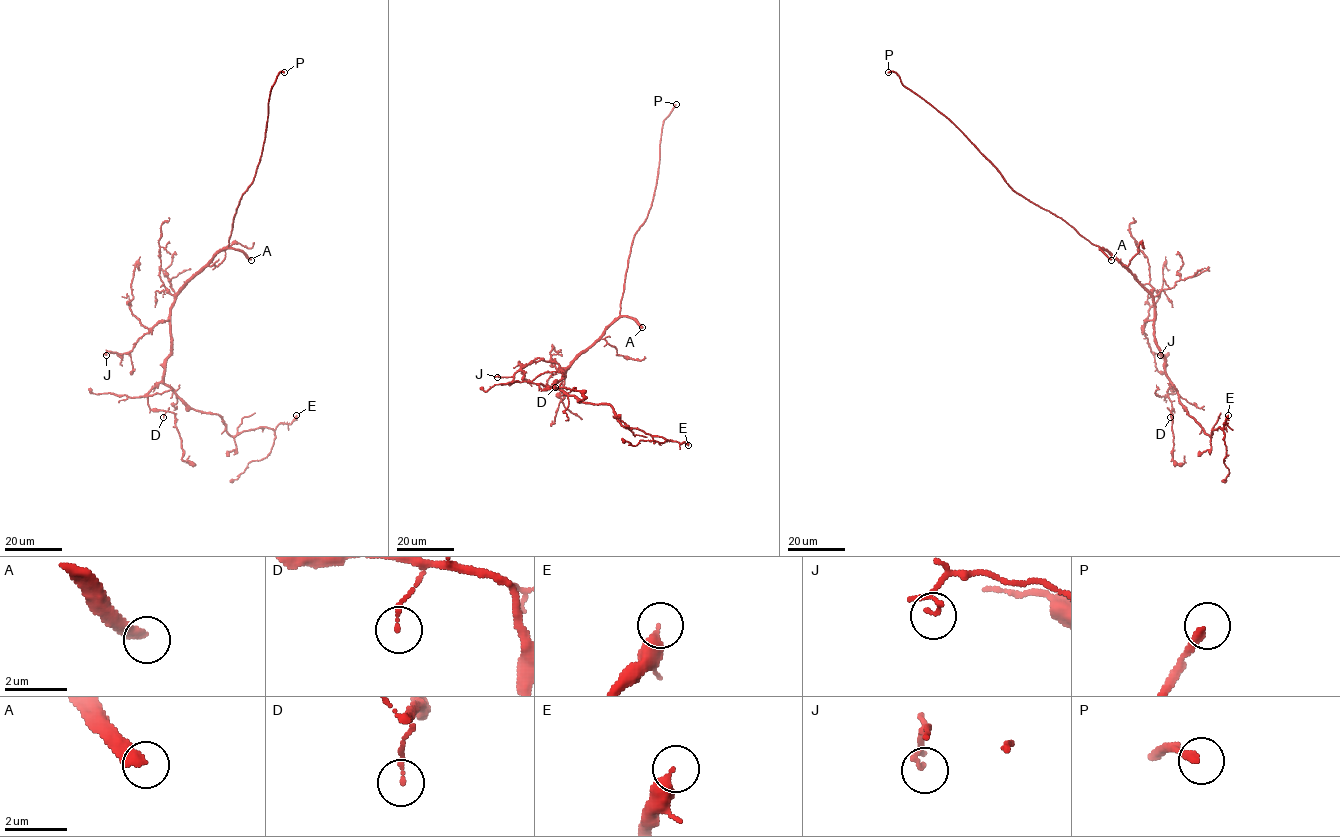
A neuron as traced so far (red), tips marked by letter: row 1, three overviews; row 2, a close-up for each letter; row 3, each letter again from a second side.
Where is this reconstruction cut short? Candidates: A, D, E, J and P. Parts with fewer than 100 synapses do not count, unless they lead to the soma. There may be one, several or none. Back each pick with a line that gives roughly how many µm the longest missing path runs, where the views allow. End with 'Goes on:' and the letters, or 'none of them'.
A: about 200 µm are missing
P: about 9 µm are missing
Goes on: A, P

